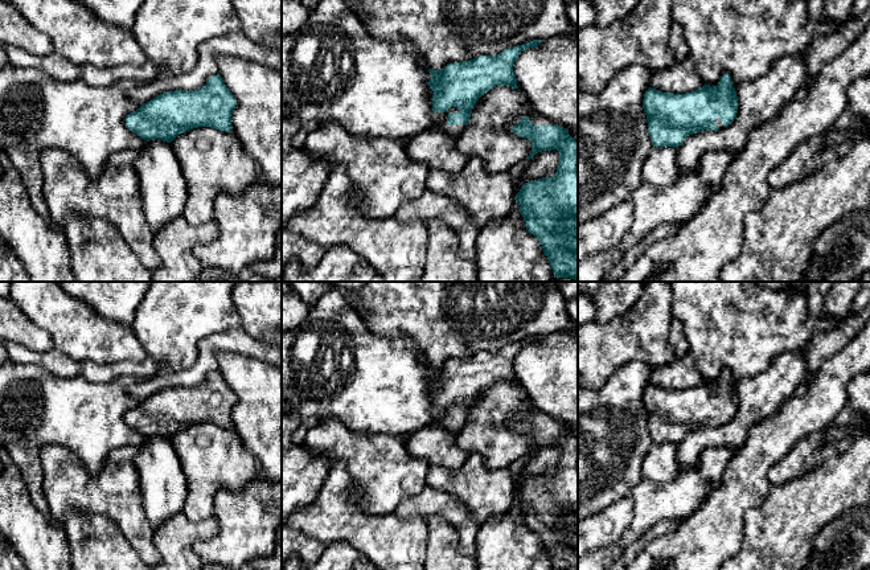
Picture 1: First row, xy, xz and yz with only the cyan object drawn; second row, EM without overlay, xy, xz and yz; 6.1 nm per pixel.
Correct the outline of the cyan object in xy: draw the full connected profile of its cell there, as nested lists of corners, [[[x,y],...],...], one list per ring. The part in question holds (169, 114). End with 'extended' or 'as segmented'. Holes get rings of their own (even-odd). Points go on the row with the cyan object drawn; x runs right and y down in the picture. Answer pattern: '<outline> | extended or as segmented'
[[[219,74],[194,91],[163,93],[126,116],[126,126],[141,139],[171,143],[177,135],[198,127],[231,131],[237,101]]] | as segmented

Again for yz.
[[[723,74],[717,86],[705,85],[685,94],[649,87],[643,108],[653,147],[678,148],[689,135],[731,124],[738,114],[738,97],[731,77]]] | extended

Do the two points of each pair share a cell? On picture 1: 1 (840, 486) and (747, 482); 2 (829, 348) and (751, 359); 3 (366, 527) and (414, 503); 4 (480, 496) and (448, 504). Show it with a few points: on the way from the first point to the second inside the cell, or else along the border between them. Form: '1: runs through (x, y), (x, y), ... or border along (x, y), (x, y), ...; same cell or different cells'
1: border along (772, 487), (767, 497), (758, 507), (749, 508); different cells
2: border along (830, 328), (817, 331), (807, 348); different cells
3: border along (394, 512), (401, 516), (419, 516), (425, 520); different cells
4: border along (433, 487), (454, 495), (479, 525); different cells

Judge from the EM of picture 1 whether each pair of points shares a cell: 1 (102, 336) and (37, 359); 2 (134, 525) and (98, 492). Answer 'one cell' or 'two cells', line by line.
1: two cells
2: one cell

